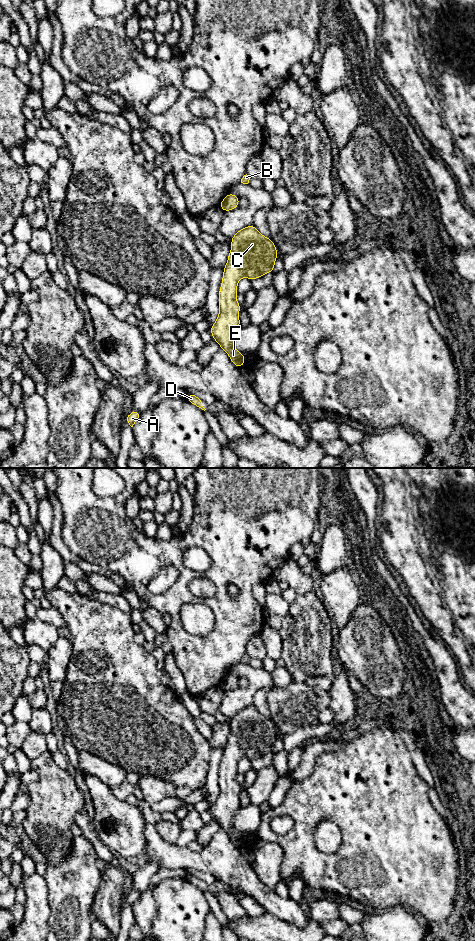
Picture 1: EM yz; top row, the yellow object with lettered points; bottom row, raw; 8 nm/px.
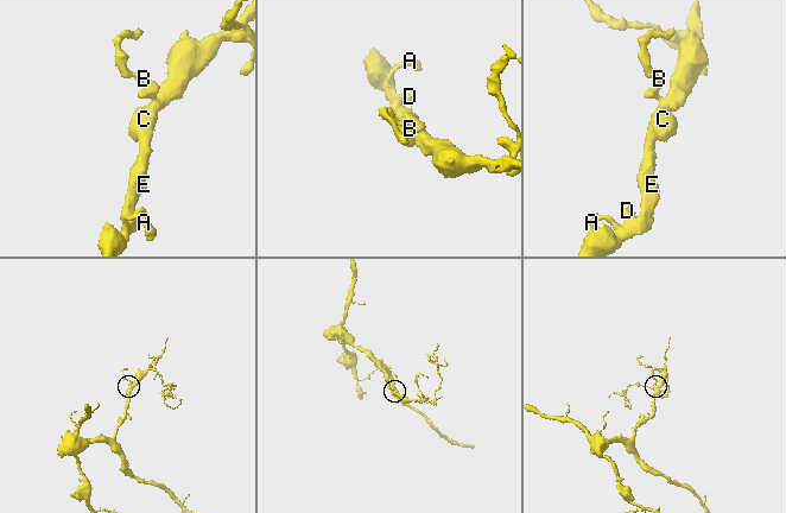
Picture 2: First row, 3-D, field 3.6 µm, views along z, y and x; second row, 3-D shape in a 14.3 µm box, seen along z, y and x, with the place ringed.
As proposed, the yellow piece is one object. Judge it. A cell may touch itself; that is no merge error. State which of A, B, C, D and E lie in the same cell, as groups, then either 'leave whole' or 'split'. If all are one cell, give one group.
groups A B C D E; leave whole

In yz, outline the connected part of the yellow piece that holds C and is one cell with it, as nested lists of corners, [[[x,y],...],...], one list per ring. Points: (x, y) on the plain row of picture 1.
[[[253,704],[241,708],[231,717],[231,731],[223,749],[219,769],[219,795],[210,812],[237,848],[246,844],[244,834],[234,826],[234,817],[240,808],[241,788],[236,780],[237,764],[243,756],[252,761],[274,752],[277,737],[273,721],[262,715]]]

